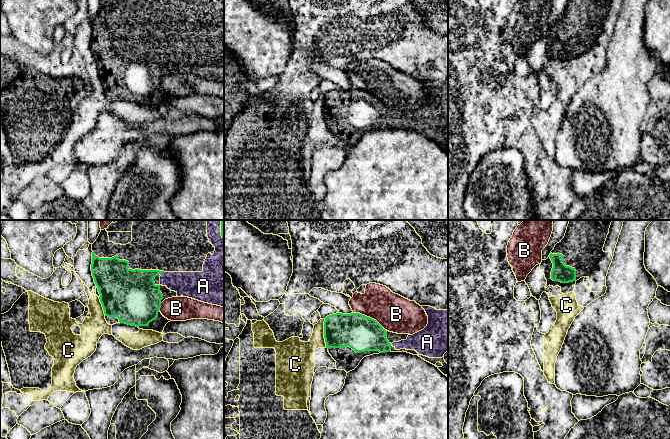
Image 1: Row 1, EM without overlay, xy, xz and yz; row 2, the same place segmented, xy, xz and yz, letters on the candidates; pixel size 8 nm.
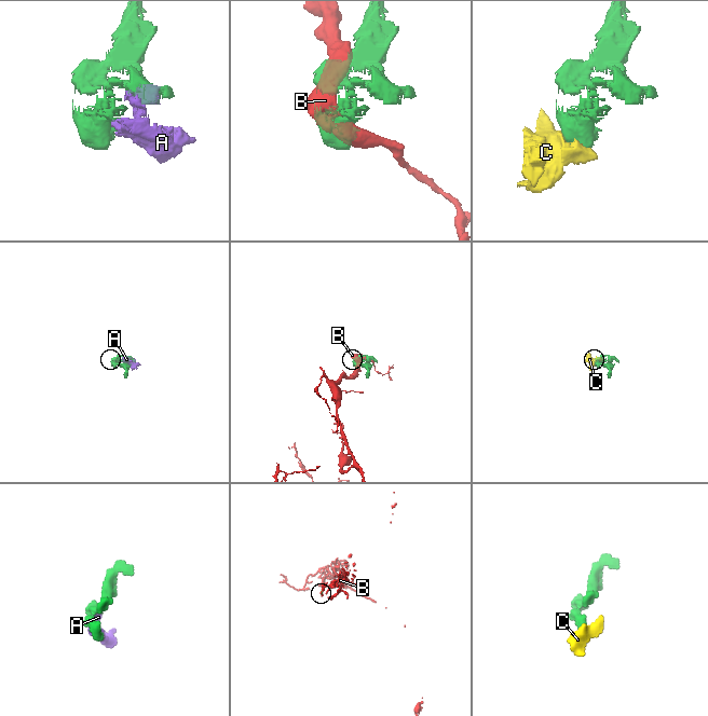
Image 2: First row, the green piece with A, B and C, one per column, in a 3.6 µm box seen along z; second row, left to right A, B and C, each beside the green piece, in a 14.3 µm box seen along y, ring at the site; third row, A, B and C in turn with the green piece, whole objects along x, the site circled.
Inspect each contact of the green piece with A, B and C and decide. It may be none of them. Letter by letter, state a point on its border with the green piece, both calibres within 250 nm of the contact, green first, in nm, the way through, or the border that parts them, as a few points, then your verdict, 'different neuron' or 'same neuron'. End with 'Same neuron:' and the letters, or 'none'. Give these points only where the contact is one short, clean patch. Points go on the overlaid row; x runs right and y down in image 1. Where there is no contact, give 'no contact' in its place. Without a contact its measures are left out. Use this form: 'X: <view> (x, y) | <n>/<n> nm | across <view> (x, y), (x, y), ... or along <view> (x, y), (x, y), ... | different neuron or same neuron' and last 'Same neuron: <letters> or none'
A: xy (221, 229) | 50/200 nm | same neuron
B: xz (369, 317) | 280/300 nm | different neuron
C: xz (324, 333) | 280/200 nm | different neuron
Same neuron: A

